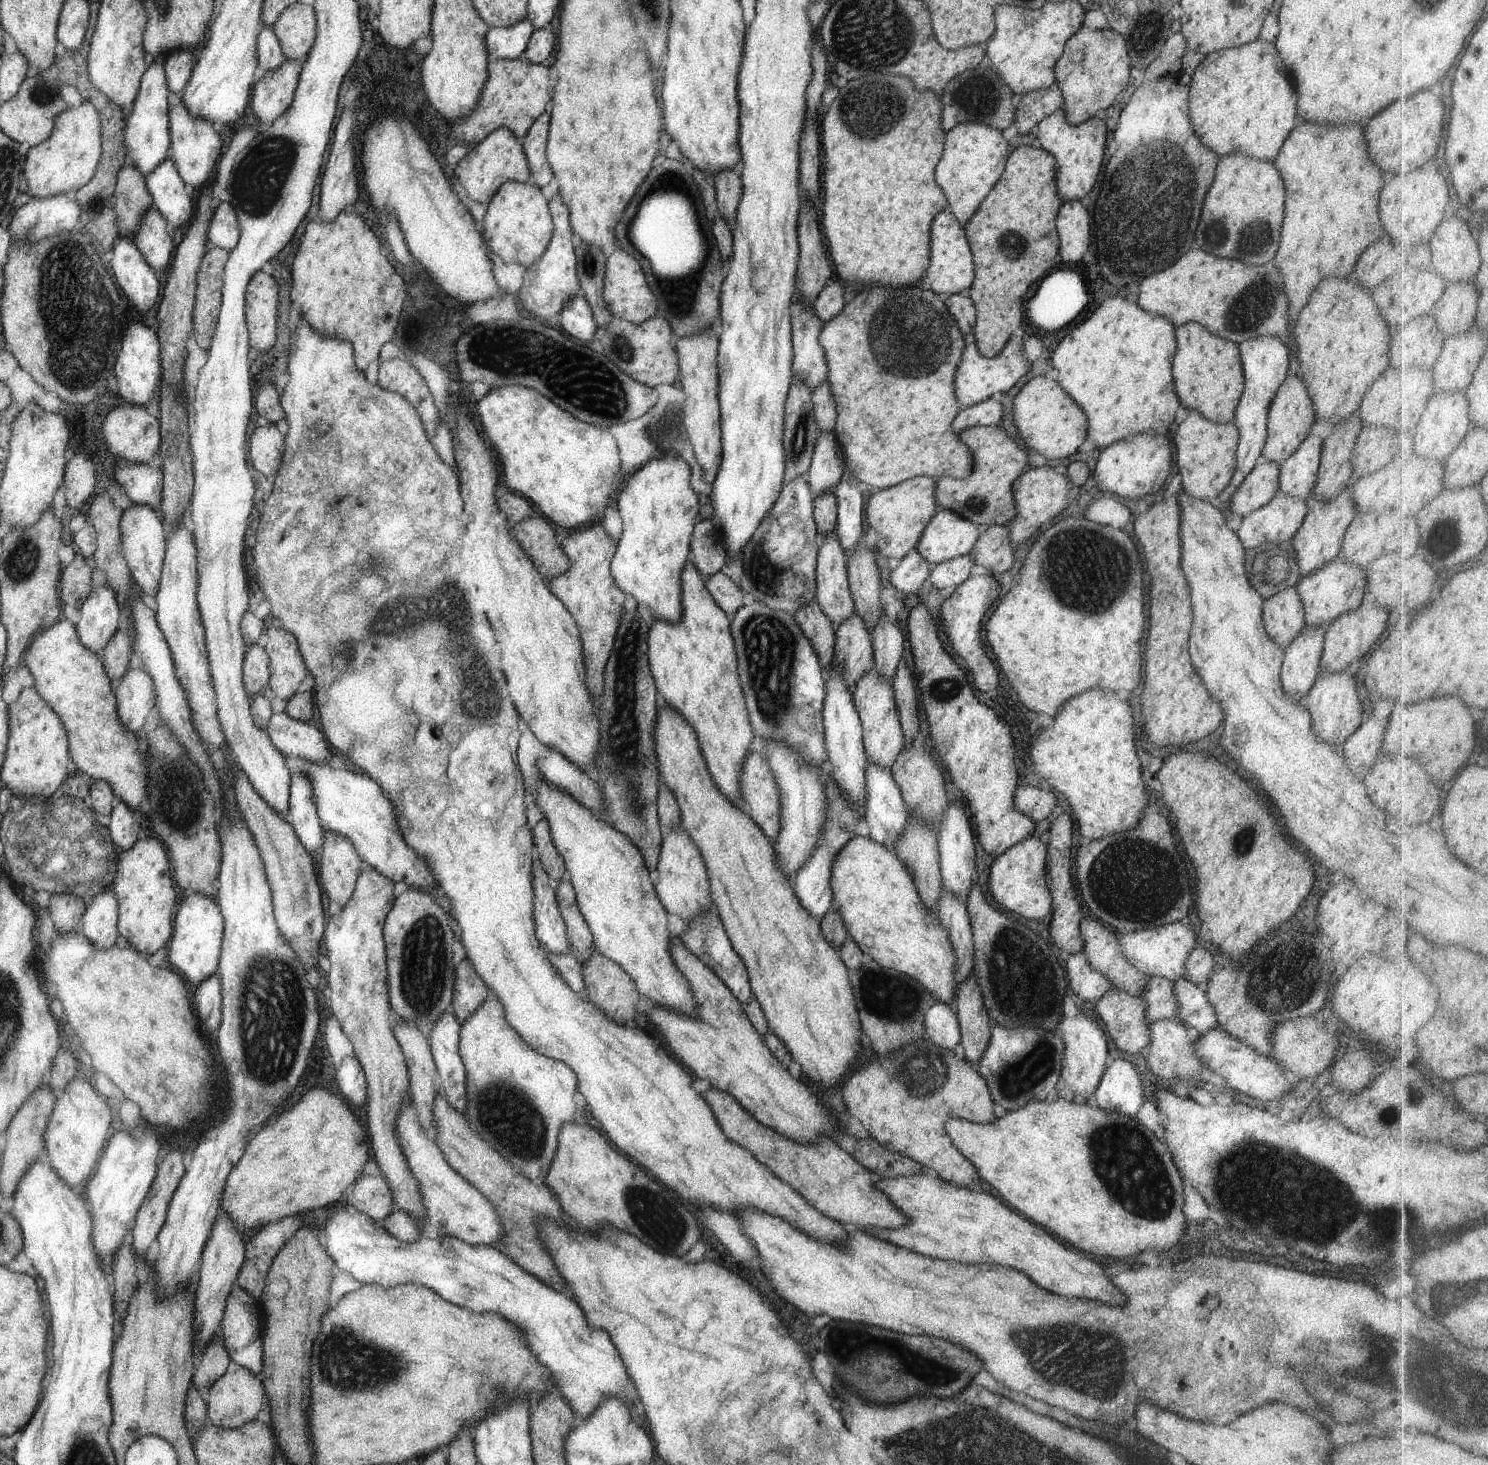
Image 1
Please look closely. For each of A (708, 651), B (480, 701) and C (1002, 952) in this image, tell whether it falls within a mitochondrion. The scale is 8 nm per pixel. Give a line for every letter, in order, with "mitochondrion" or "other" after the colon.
A: other
B: mitochondrion
C: mitochondrion

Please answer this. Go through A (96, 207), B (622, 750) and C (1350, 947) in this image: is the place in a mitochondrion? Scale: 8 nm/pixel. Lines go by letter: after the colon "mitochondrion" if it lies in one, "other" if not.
A: mitochondrion
B: mitochondrion
C: other

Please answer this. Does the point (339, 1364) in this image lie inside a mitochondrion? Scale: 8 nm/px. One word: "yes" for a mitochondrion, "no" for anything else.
yes

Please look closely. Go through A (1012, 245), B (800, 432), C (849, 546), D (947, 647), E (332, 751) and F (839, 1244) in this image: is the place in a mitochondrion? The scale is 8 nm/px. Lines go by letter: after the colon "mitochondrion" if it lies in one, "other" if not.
A: mitochondrion
B: mitochondrion
C: other
D: other
E: other
F: other

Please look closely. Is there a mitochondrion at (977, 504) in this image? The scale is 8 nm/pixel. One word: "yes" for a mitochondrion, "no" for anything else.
yes

